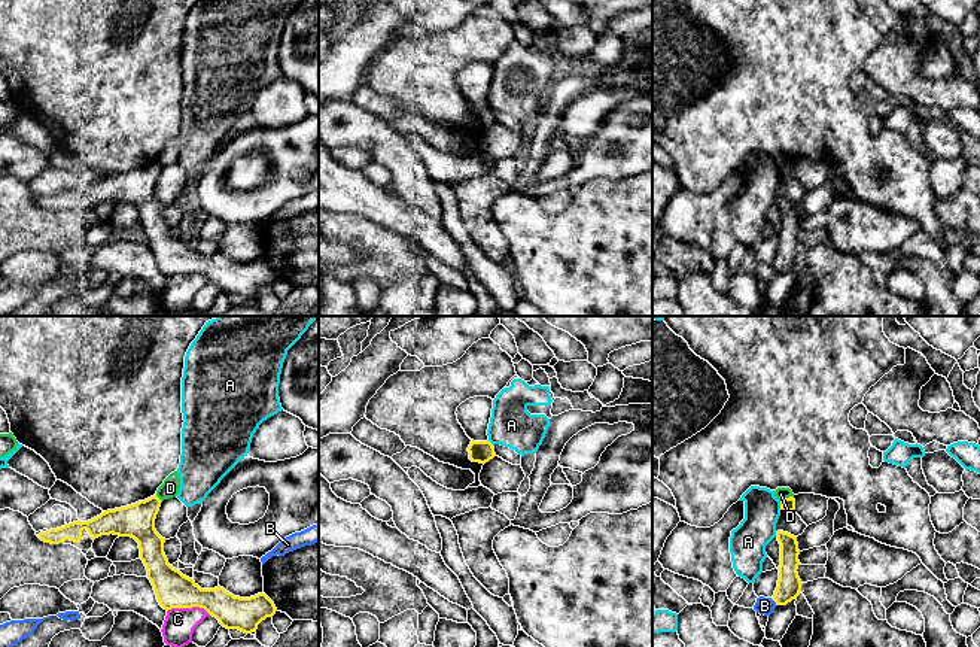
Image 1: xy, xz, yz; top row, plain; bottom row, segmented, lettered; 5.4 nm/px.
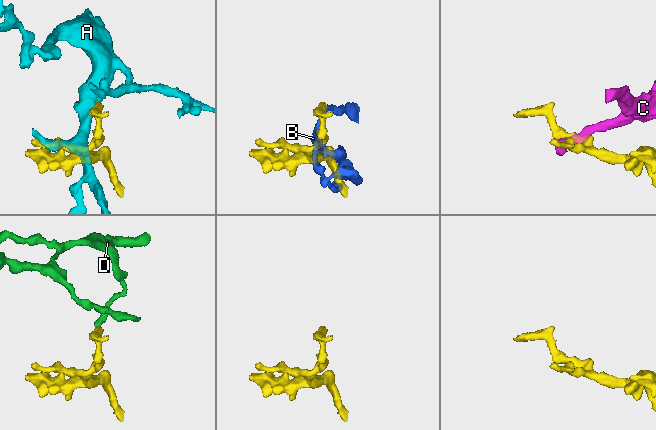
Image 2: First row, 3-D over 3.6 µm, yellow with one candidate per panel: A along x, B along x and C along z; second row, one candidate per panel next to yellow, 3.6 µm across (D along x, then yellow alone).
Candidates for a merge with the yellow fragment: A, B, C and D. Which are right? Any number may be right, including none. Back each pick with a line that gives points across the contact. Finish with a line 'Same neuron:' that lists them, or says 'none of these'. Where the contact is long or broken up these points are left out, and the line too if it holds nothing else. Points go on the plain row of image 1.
Same neuron: none of these

